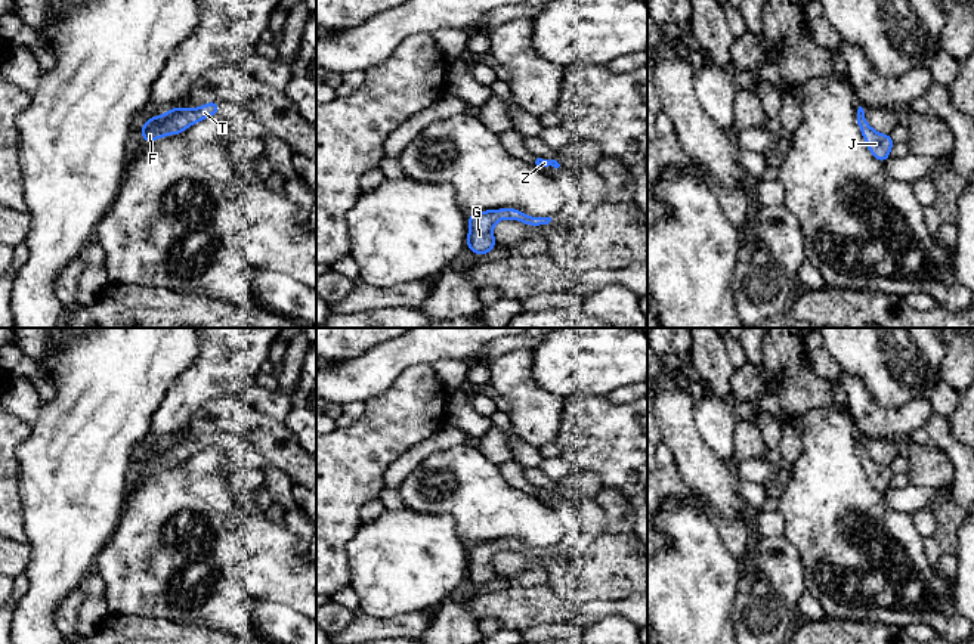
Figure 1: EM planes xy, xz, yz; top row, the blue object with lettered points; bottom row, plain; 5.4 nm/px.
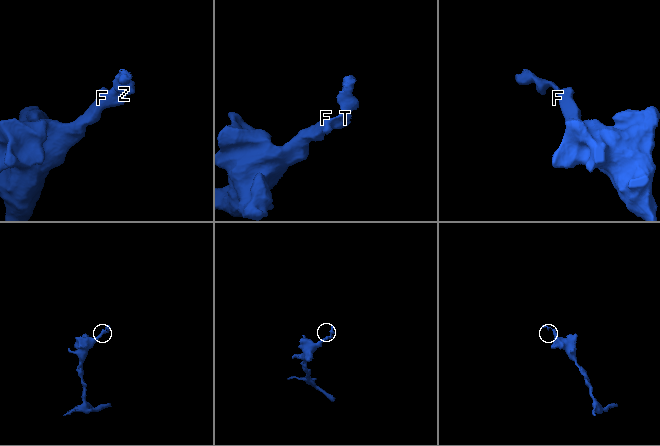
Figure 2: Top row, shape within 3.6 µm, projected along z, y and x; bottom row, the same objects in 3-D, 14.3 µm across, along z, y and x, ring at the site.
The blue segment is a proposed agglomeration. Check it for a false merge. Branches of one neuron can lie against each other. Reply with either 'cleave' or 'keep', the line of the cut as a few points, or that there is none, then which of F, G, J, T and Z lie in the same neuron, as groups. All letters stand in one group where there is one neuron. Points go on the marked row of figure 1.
keep; no cut; F G J T Z

